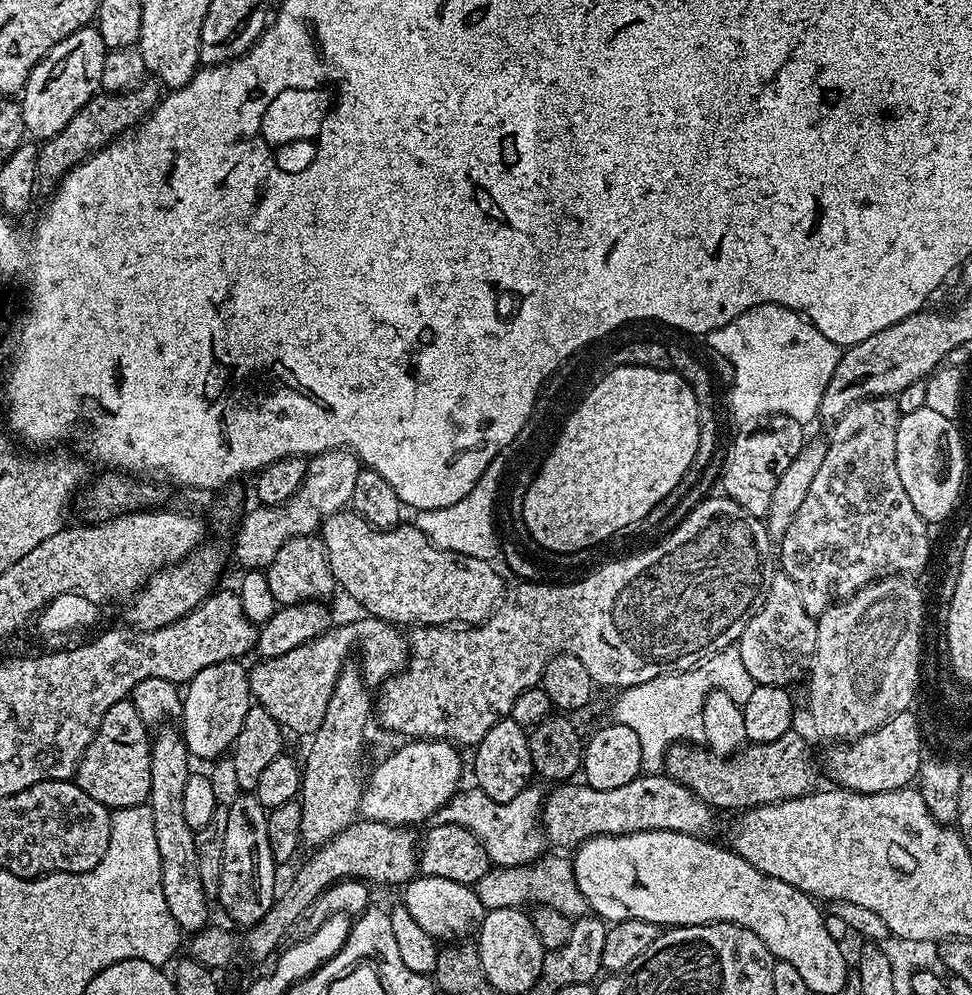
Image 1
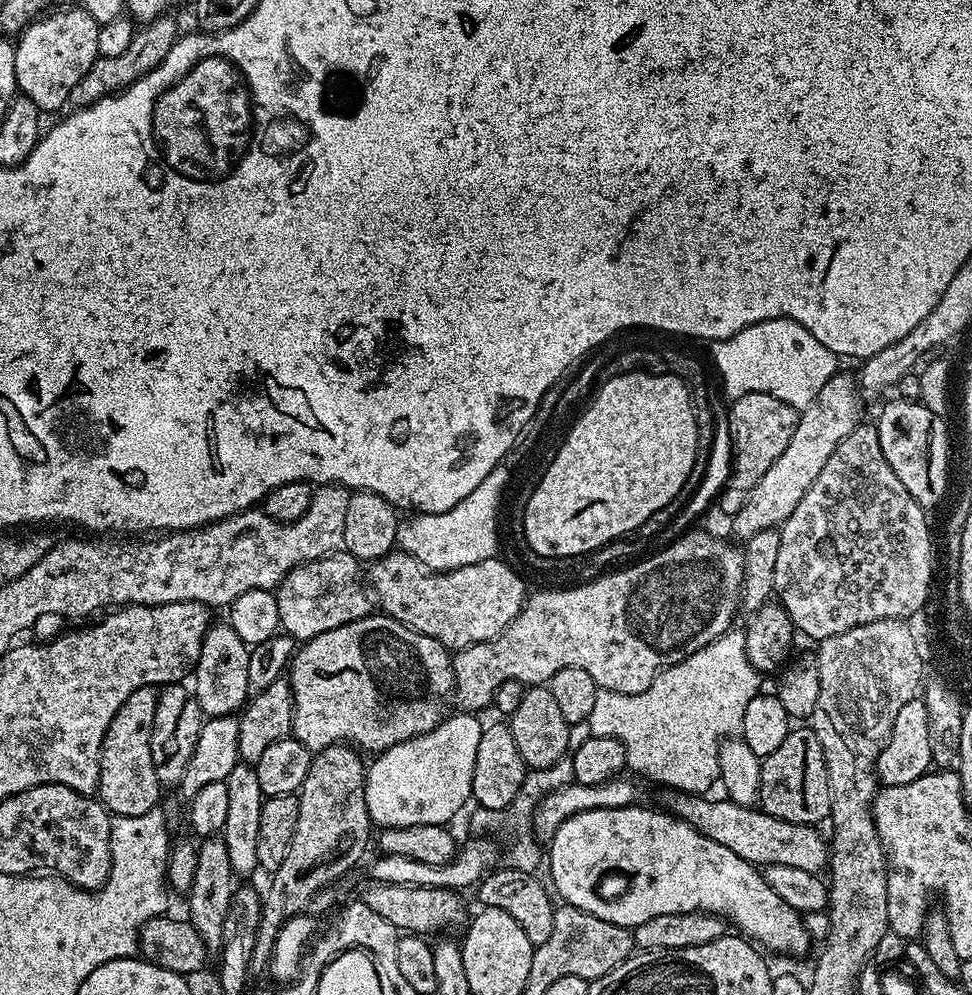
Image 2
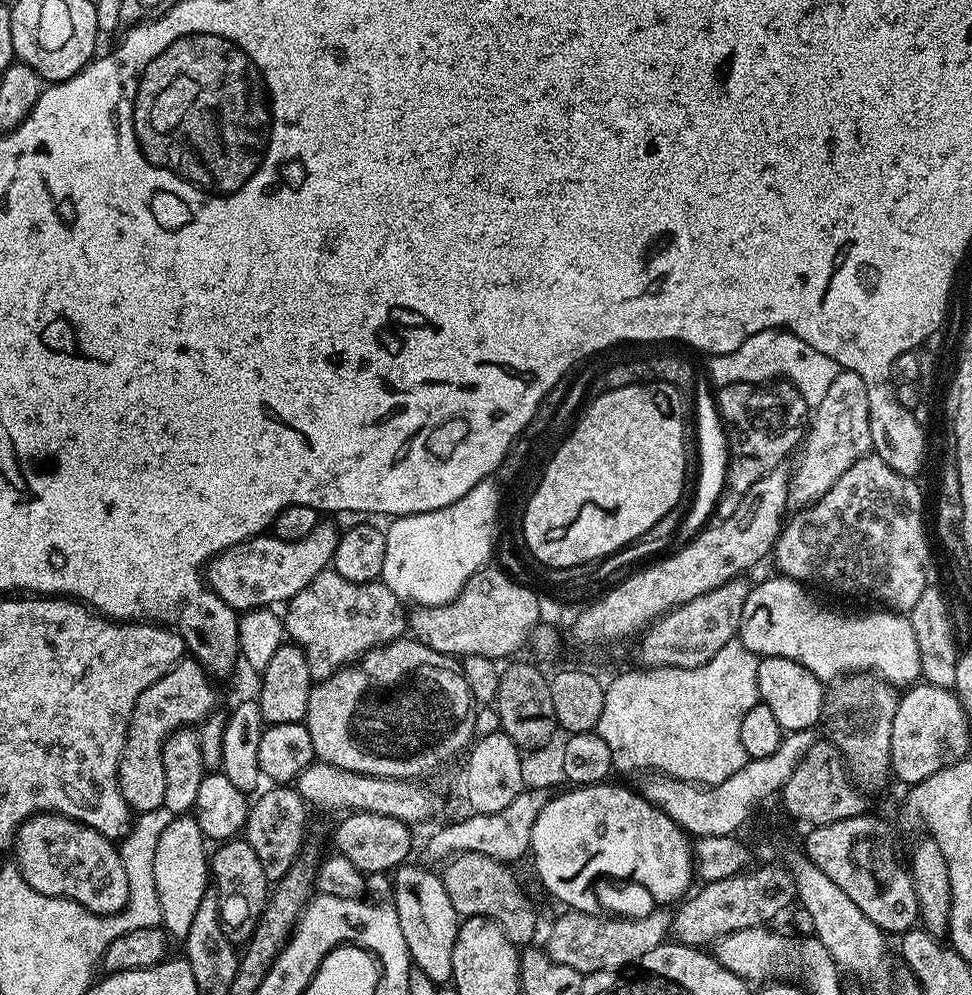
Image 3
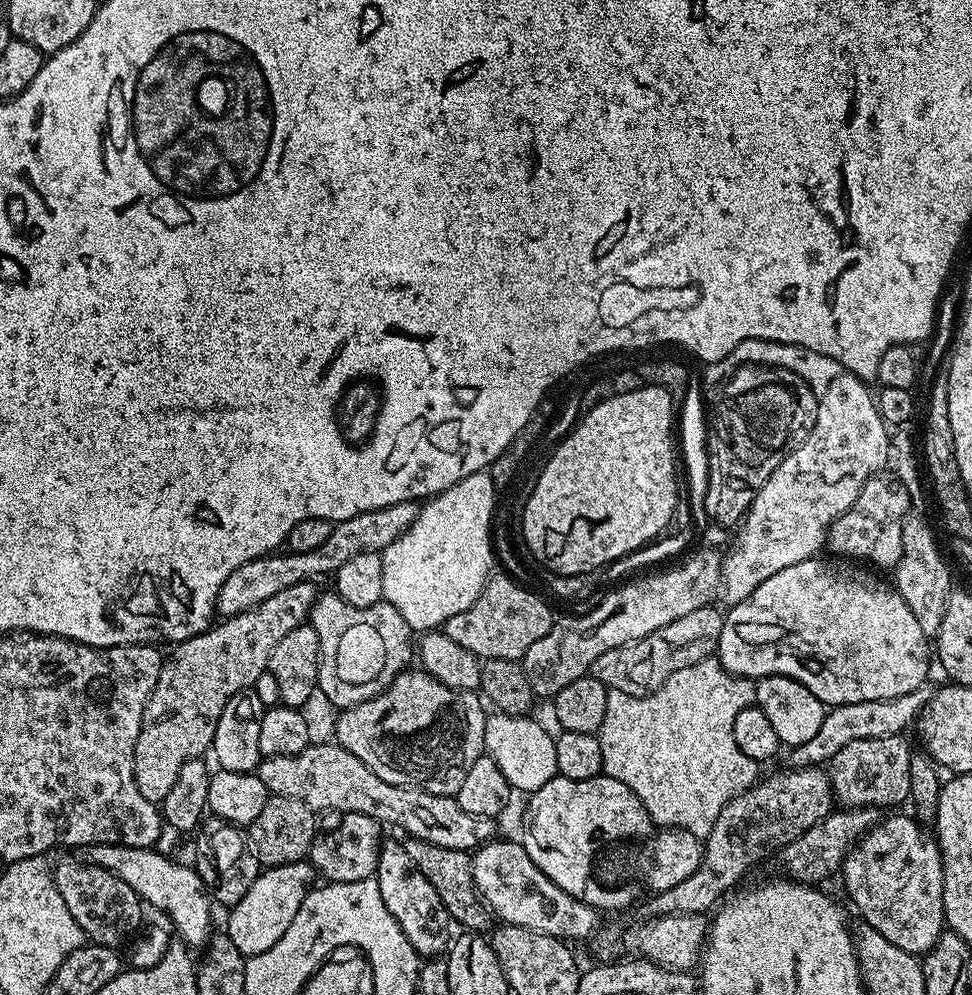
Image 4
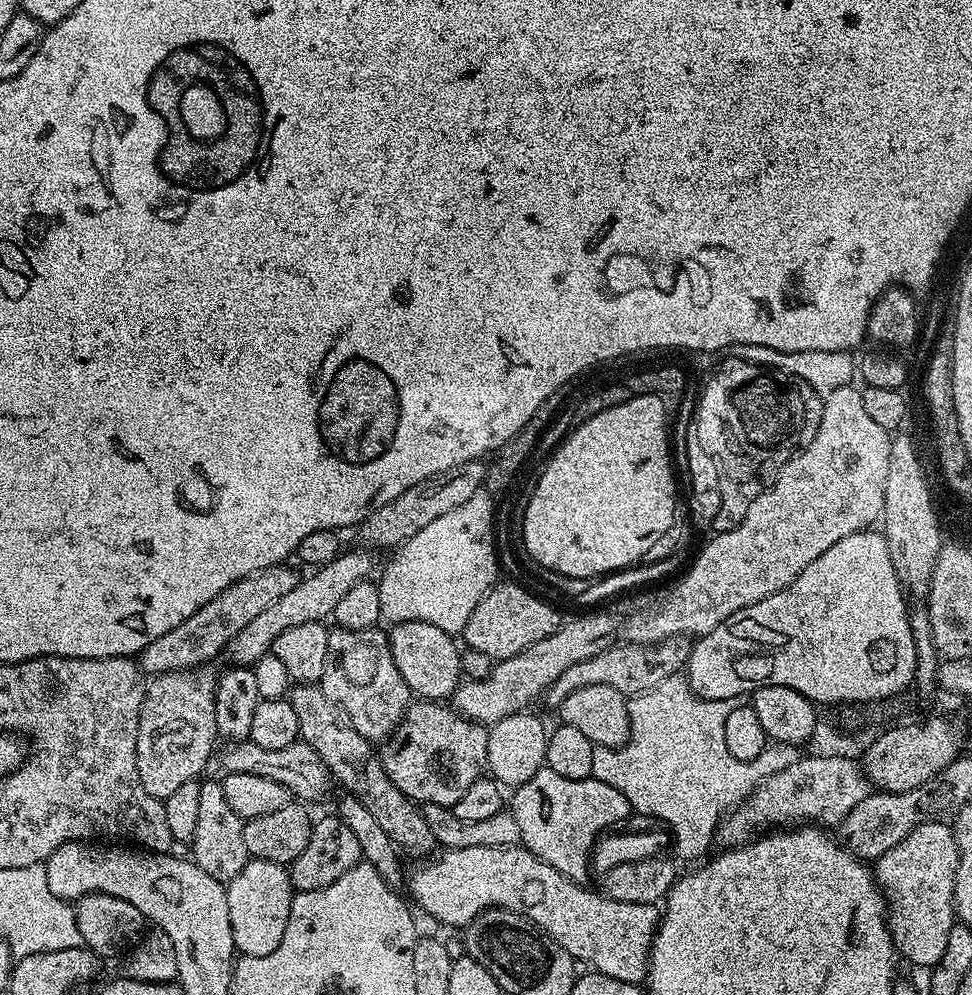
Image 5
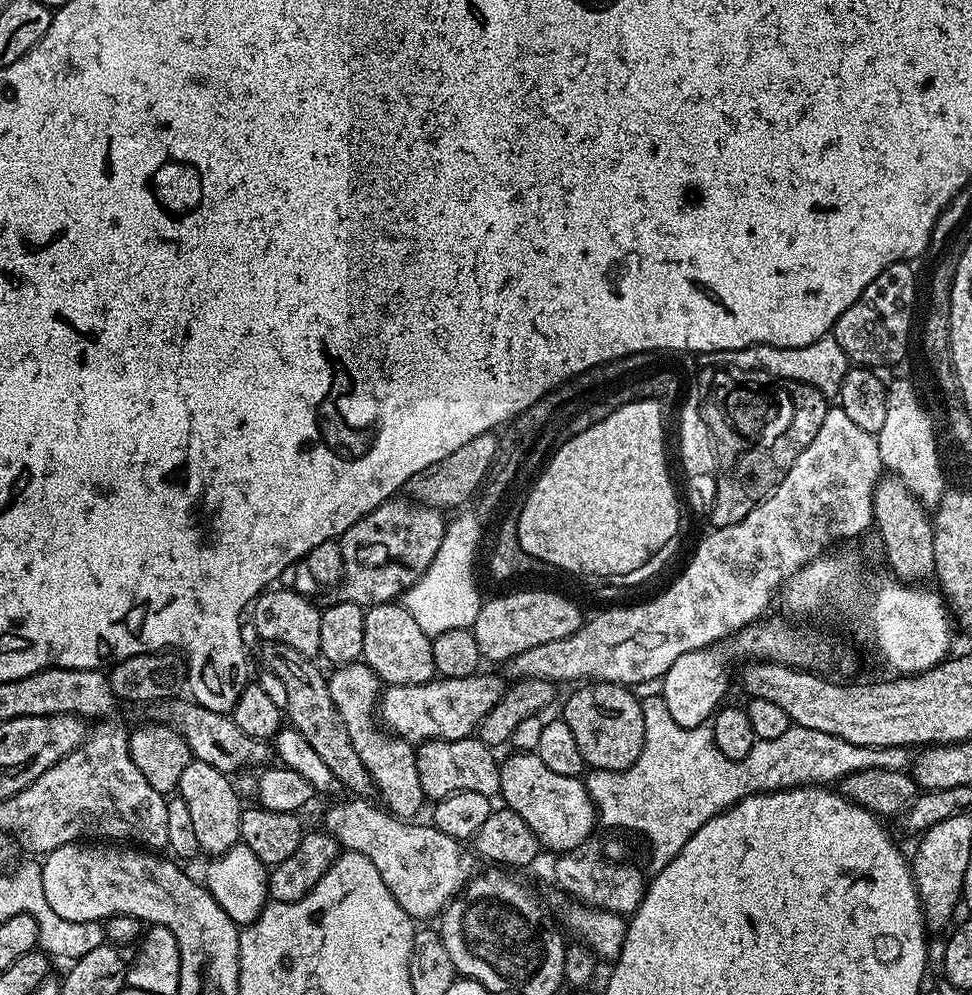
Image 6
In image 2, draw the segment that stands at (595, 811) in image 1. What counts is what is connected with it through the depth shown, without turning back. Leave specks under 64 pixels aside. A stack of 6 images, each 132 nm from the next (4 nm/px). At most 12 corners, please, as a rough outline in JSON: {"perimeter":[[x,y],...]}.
{"perimeter":[[669,791],[667,811],[755,866],[817,874],[830,844],[727,798]]}

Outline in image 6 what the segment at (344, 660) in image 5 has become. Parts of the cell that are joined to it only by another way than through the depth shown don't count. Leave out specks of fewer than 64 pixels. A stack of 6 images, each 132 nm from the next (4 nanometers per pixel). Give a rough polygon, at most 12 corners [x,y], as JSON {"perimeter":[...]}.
{"perimeter":[[355,662],[330,698],[379,803],[408,822],[426,804],[416,748],[376,733],[382,682]]}

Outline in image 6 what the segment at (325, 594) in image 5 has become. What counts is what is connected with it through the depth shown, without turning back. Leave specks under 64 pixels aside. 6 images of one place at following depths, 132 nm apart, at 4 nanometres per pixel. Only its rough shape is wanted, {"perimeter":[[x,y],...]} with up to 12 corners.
{"perimeter":[[382,502],[339,537],[339,599],[390,604],[434,562],[443,511]]}

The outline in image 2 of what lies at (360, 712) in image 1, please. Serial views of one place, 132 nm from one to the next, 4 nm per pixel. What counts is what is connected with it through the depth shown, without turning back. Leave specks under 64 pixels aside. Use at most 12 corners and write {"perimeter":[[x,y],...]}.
{"perimeter":[[313,755],[298,826],[262,896],[250,968],[364,856],[374,825],[365,761]]}

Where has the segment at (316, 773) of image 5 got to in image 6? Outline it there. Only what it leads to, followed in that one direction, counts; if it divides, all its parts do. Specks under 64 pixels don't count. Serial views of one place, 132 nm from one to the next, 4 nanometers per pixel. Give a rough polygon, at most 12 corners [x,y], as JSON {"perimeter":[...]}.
{"perimeter":[[191,698],[151,705],[195,759],[236,774],[273,763],[269,741]]}

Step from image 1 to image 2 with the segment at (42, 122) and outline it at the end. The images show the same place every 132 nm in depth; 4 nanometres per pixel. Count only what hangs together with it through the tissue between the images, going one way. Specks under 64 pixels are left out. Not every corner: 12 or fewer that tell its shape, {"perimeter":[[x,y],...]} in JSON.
{"perimeter":[[82,6],[19,33],[18,89],[41,113],[65,107],[100,55]]}

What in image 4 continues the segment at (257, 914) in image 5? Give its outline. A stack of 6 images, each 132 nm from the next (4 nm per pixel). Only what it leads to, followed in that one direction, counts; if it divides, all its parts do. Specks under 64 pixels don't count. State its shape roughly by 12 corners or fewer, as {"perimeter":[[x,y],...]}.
{"perimeter":[[305,859],[263,869],[224,926],[246,958],[273,948],[311,891]]}

